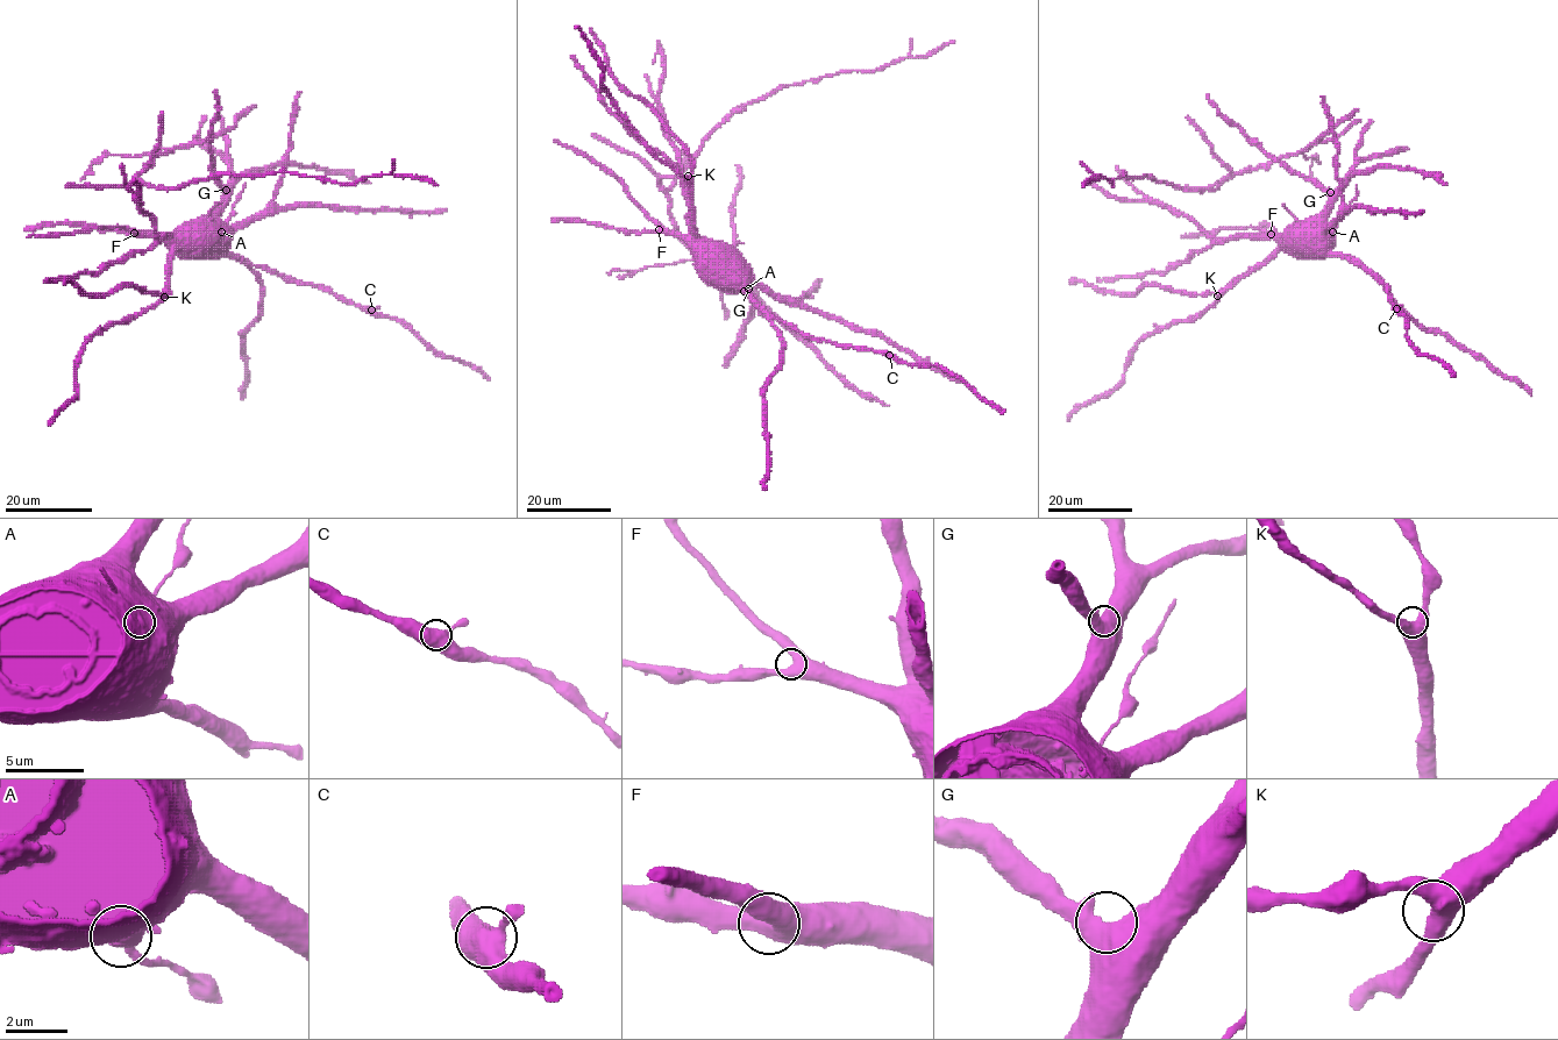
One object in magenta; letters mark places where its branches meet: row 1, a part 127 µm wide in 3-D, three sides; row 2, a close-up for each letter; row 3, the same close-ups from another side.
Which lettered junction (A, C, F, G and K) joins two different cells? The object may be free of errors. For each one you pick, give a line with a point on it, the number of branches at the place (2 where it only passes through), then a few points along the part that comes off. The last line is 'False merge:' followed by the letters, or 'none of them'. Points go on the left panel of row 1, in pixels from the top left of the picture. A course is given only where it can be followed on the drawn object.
A: at (221, 232); 3 branches meet; foreign part runs (221, 230), (246, 184)
False merge: A

